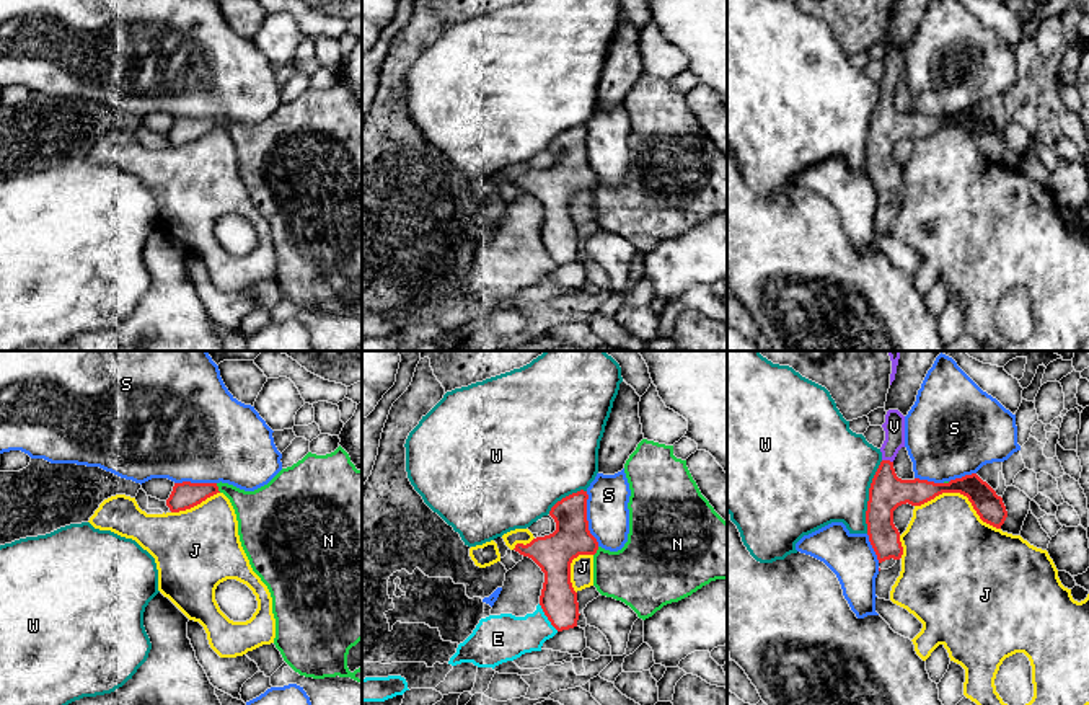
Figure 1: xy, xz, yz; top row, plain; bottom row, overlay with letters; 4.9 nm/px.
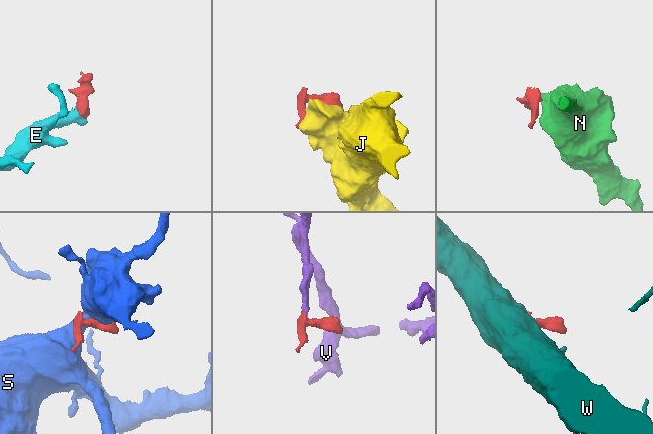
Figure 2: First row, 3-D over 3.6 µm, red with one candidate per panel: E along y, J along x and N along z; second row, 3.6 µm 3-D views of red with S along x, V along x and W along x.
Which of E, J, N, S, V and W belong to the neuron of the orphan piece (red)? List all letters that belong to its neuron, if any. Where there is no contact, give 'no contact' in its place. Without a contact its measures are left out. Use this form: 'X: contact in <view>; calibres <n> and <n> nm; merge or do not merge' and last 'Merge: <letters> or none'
E: contact in xz; calibres 180 and 220 nm; do not merge
J: contact in yz; calibres 140 and 400 nm; do not merge
N: contact in xy; calibres 140 and 240 nm; do not merge
S: contact in xz; calibres 190 and 200 nm; do not merge
V: contact in yz; calibres 180 and 110 nm; merge
W: contact in yz; calibres 180 and 460 nm; do not merge
Merge: V

